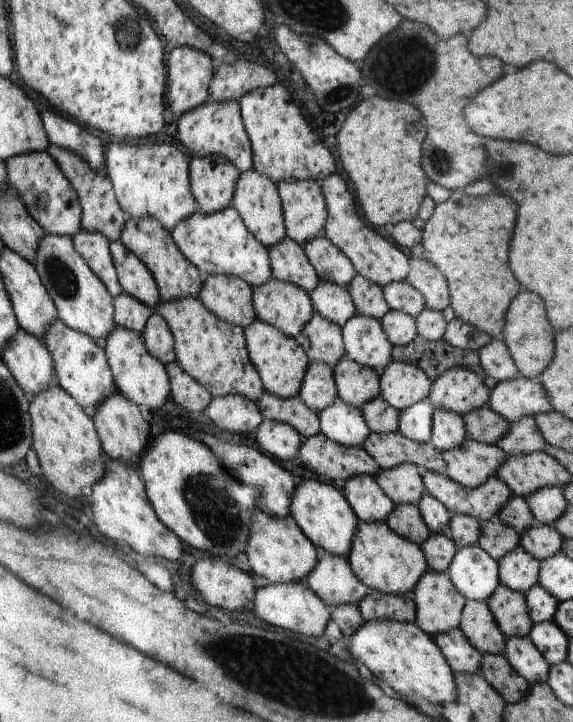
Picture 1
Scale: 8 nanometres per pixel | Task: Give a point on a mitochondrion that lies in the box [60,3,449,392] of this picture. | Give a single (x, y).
(402, 66)

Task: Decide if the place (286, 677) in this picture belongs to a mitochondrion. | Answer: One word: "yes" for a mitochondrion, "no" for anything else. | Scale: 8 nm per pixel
yes

